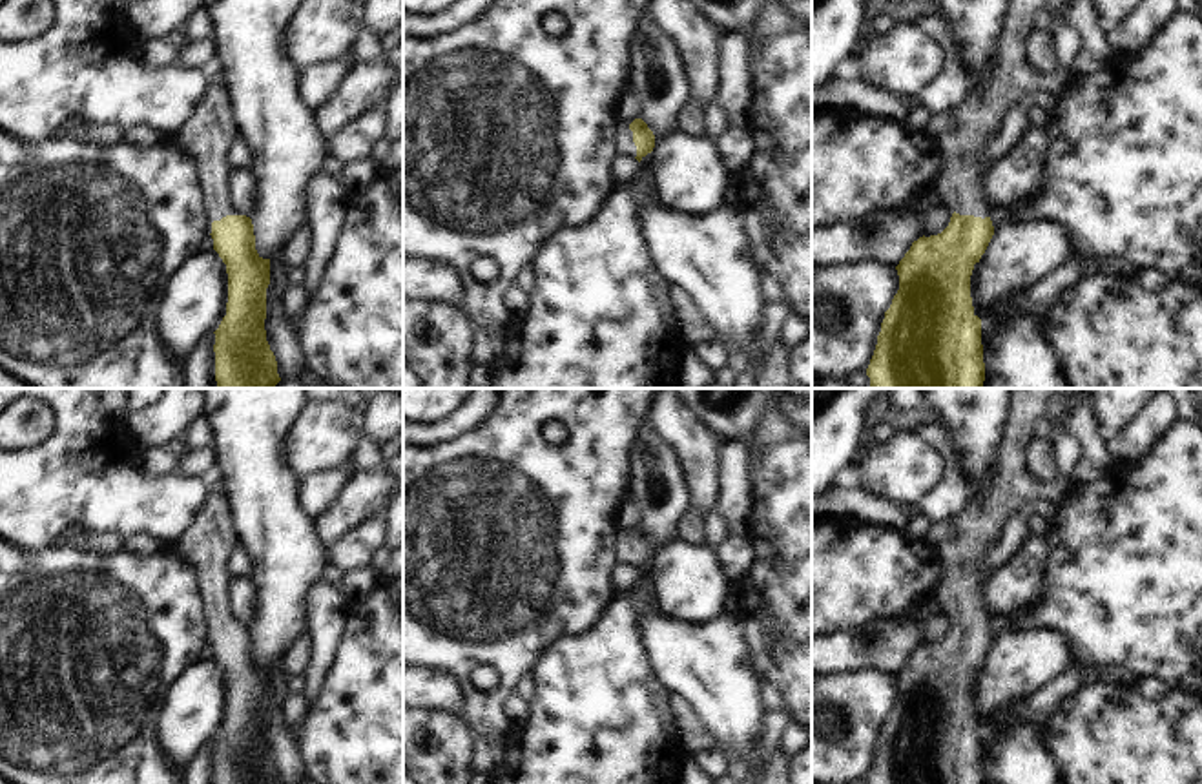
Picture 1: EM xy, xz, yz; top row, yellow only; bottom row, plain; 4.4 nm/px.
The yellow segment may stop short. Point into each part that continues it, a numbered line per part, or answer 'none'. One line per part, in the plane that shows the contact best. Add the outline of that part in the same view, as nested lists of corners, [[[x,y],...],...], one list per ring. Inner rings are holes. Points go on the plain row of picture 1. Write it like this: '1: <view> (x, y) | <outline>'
1: yz (963, 542) | [[[1010,388],[1001,438],[981,489],[956,518],[932,521],[925,538],[947,569],[938,594],[943,614],[959,624],[990,625],[985,560],[1005,525],[1045,494],[1027,467],[1045,405],[1082,392],[1085,388]]]

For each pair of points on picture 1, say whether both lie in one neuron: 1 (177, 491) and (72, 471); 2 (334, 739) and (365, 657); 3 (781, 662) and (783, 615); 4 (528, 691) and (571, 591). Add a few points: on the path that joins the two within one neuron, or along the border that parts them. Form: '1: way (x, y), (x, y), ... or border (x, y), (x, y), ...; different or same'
1: way (152, 491), (106, 491), (97, 482); same
2: way (338, 721), (365, 693), (365, 677); same
3: way (783, 651), (783, 626); same
4: border (533, 673), (522, 680), (517, 691); different

